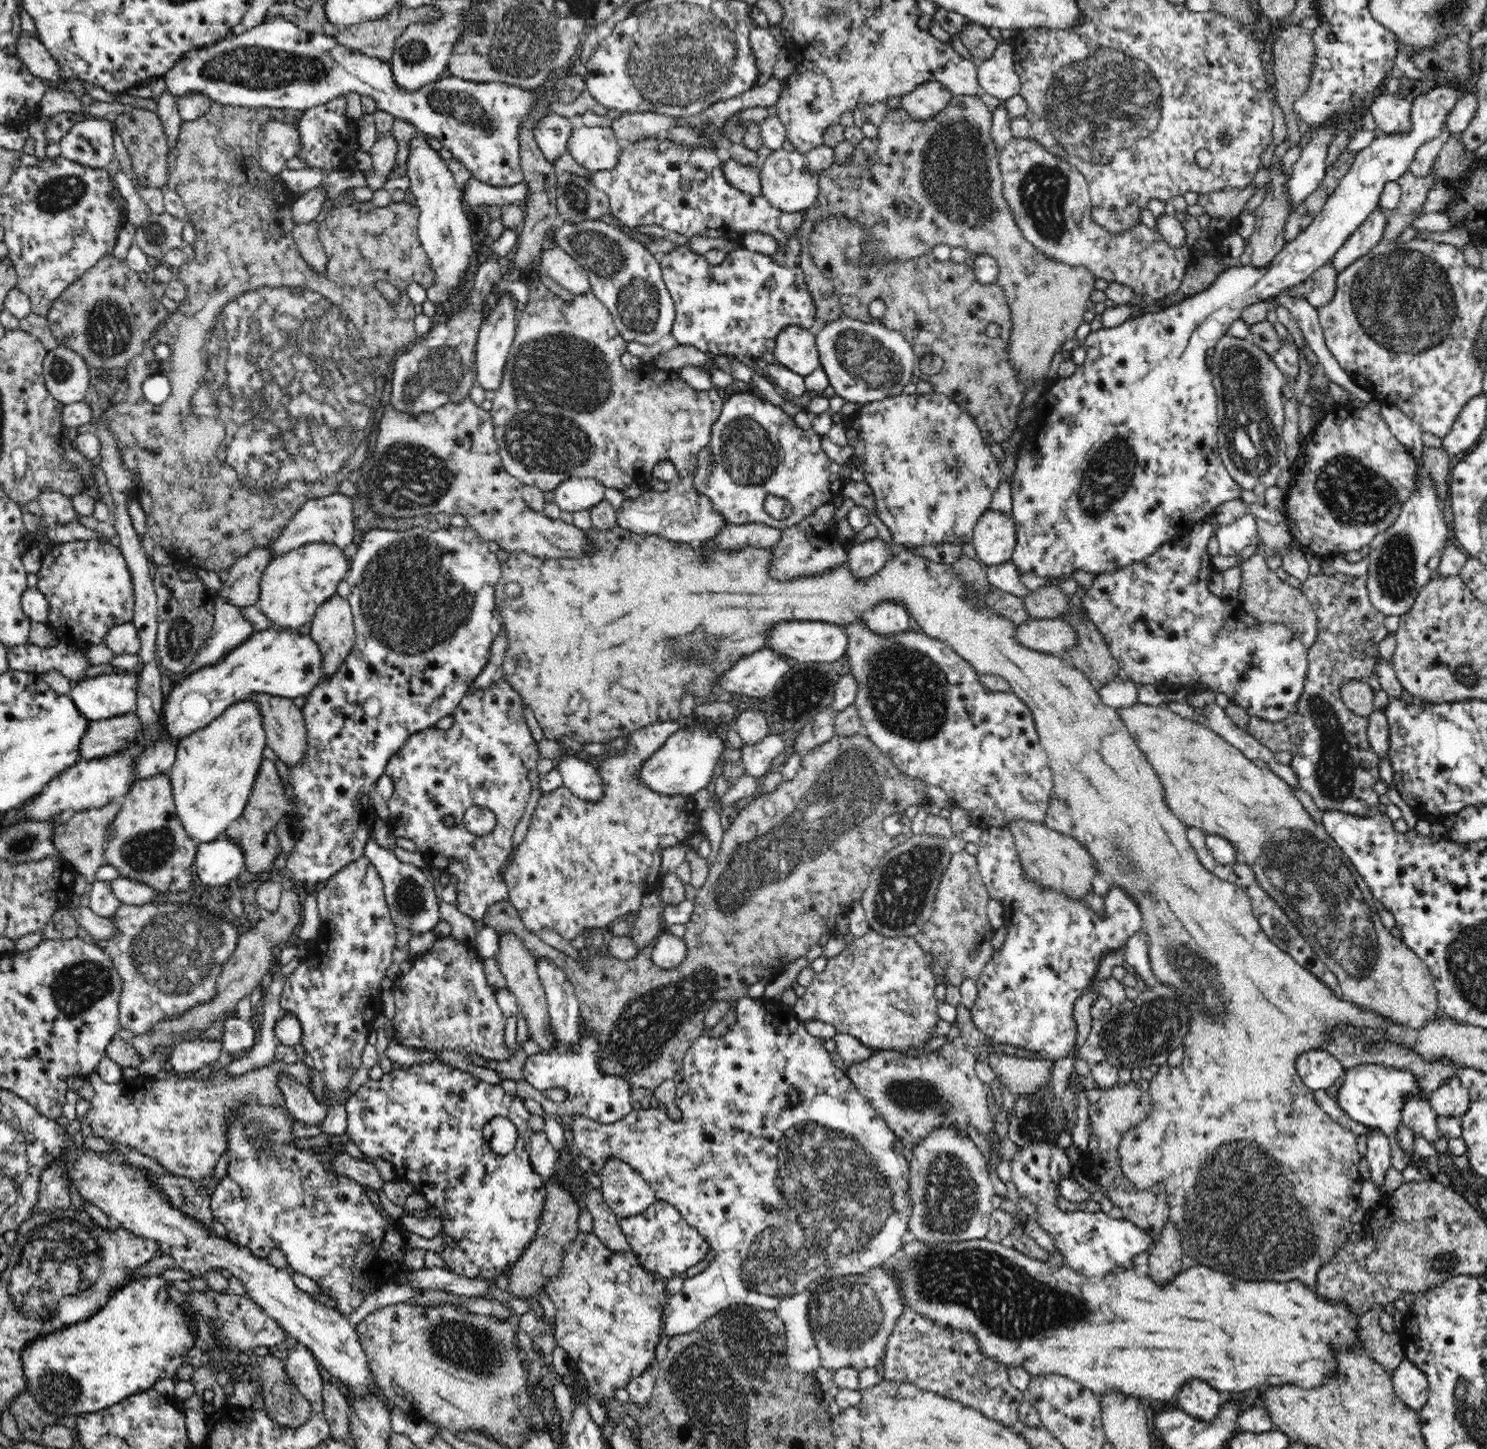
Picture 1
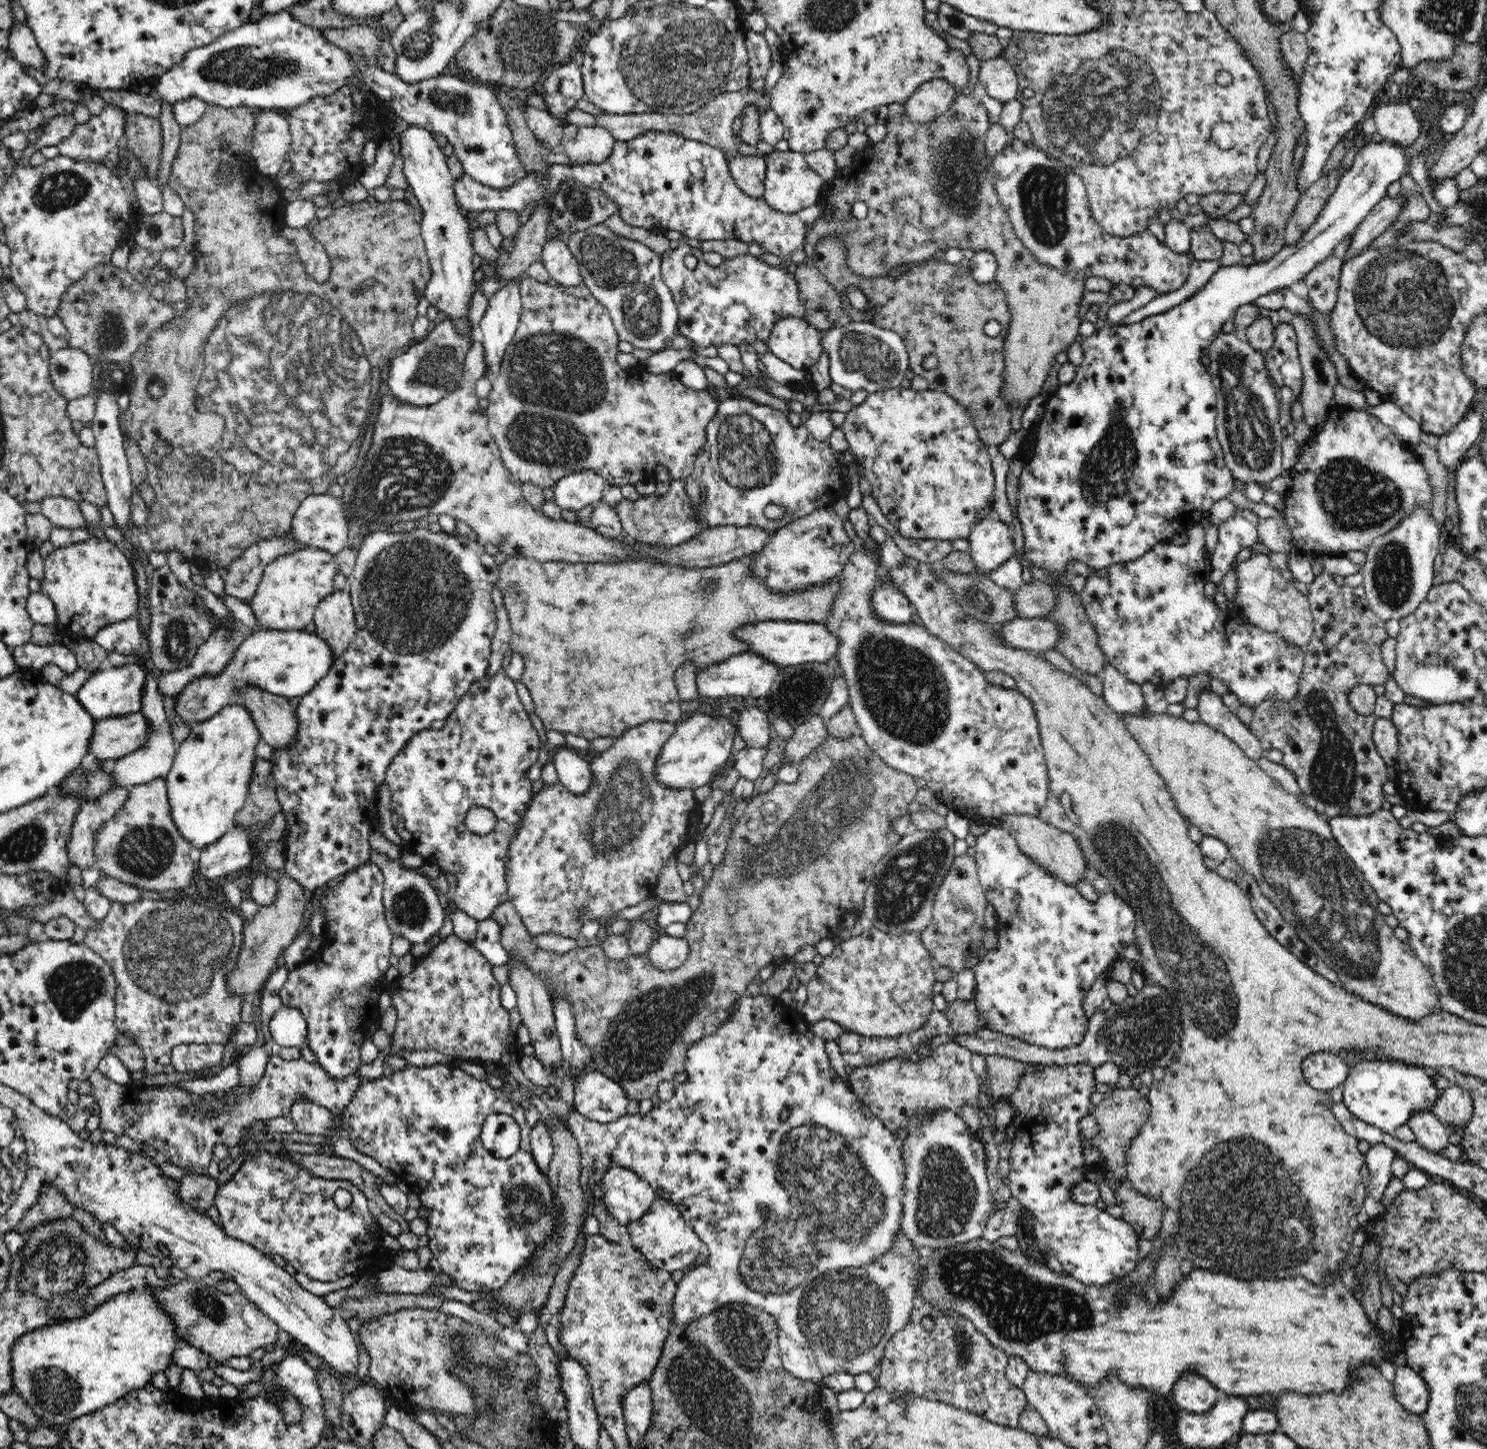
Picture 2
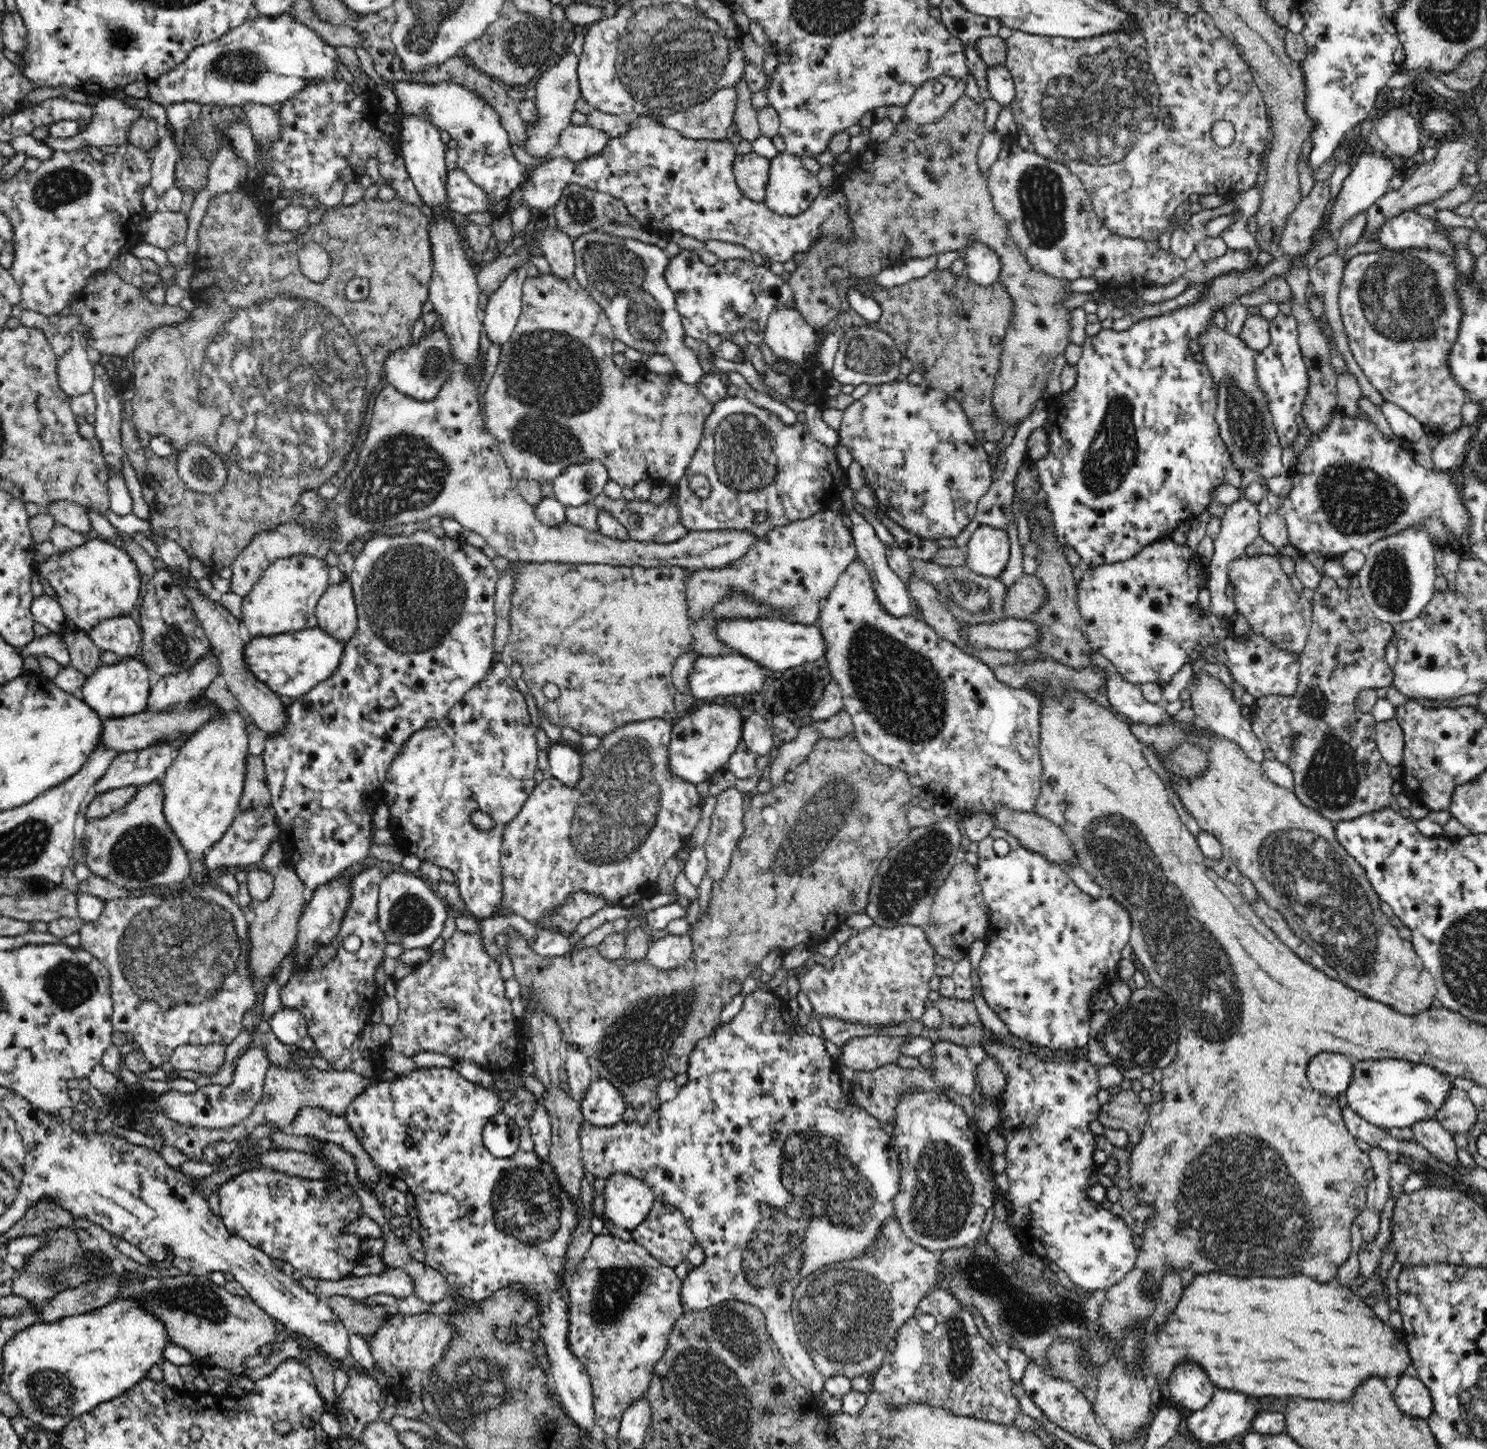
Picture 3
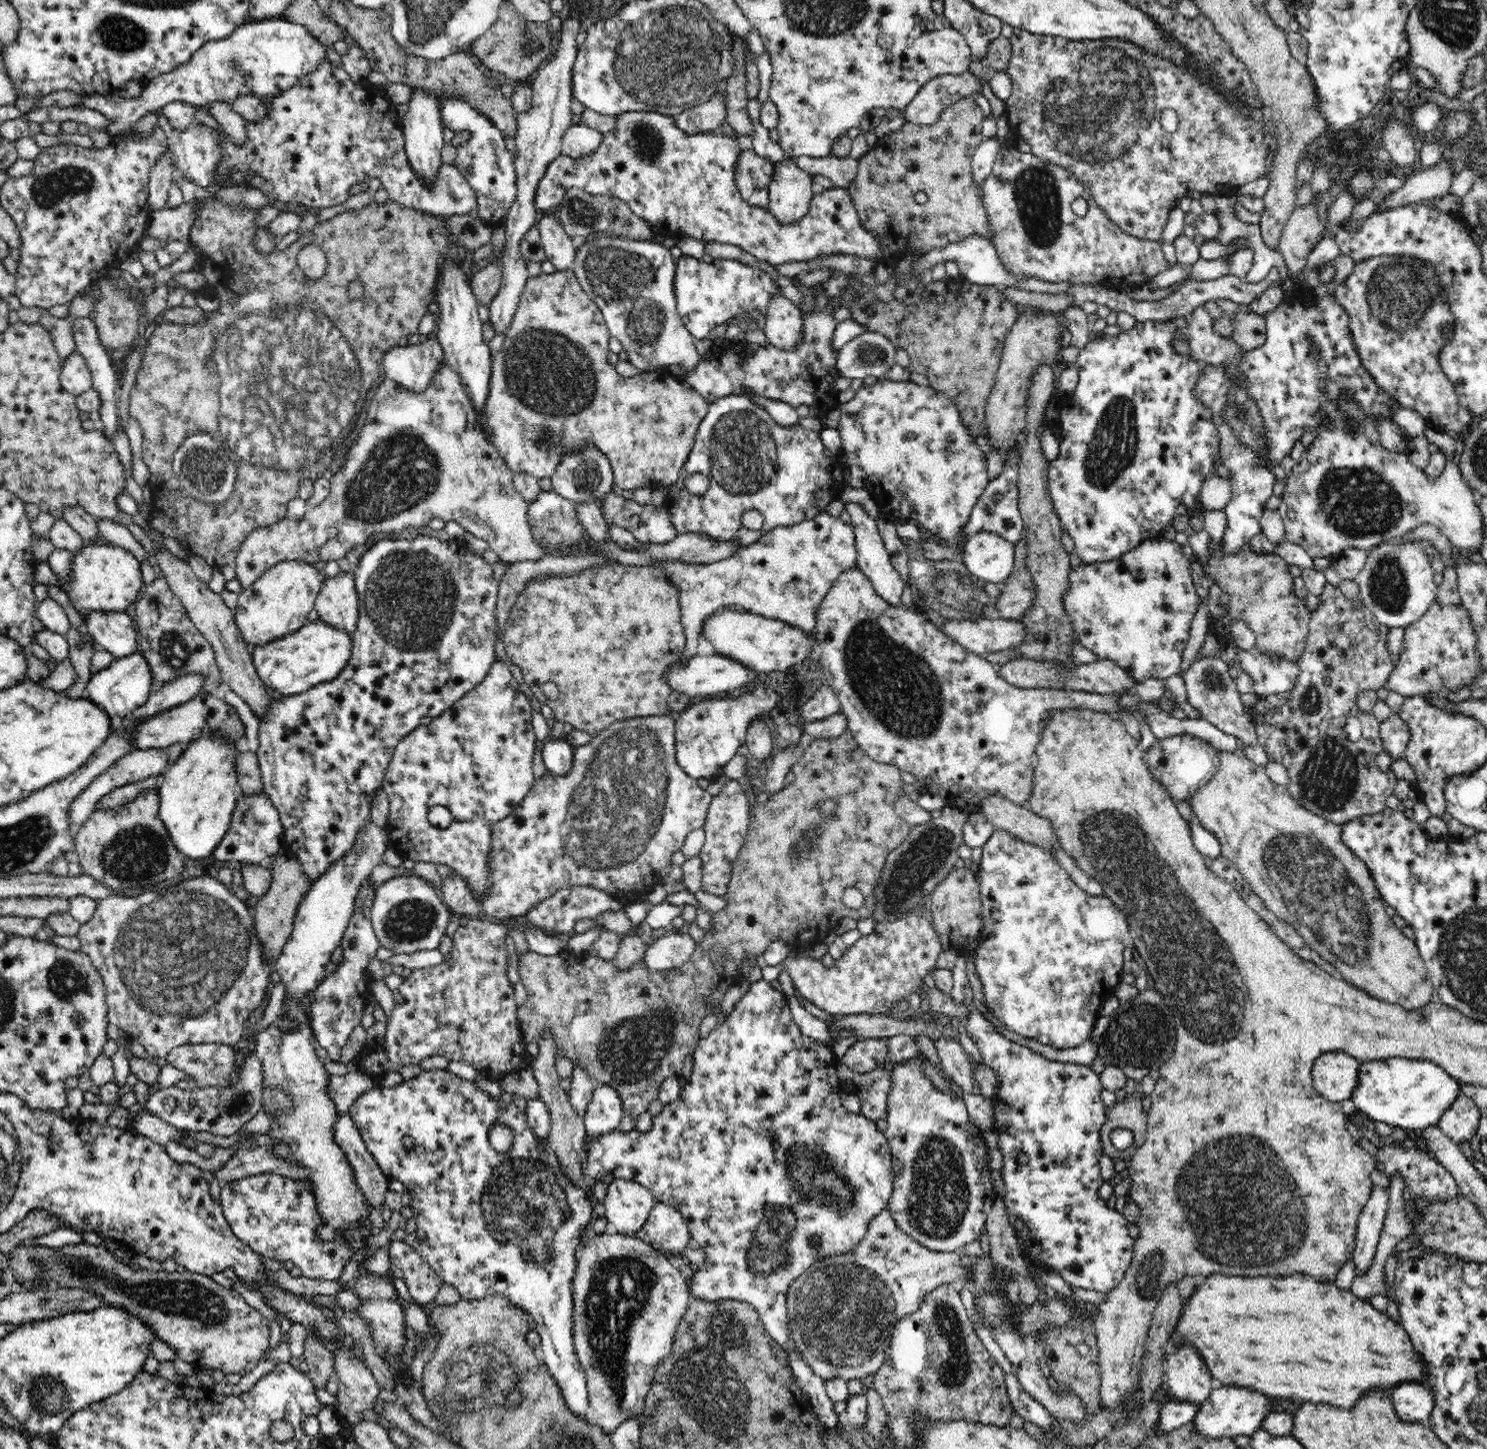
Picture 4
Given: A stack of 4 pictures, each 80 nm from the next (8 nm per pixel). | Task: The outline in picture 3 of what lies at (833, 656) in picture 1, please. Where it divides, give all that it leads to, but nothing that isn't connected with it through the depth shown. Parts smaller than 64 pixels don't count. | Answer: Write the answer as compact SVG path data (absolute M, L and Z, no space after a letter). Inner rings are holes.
M774 616L756 617L756 620L730 620L718 624L718 636L730 651L744 659L758 663L768 671L784 672L806 662L822 659L827 652L827 643L817 624L803 626L784 618Z

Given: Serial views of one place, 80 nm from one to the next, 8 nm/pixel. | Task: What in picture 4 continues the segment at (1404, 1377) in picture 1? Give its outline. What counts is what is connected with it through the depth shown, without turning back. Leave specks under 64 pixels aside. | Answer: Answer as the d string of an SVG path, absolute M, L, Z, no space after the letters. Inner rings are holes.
M1422 1383L1400 1384L1392 1392L1394 1410L1404 1422L1428 1422L1435 1403L1433 1393Z

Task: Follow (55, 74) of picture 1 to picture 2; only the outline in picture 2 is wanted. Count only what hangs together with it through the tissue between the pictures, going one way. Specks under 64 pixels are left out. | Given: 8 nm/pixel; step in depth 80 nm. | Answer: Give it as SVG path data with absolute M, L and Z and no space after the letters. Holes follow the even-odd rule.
M14 20L14 27L9 33L9 52L14 53L14 59L26 67L42 70L44 57L38 47L34 33L27 24Z

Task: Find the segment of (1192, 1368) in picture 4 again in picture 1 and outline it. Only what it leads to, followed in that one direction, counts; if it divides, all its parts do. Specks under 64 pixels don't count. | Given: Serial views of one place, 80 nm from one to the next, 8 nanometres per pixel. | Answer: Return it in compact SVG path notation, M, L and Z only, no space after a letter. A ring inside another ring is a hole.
M1192 1380L1190 1384L1182 1384L1180 1388L1182 1390L1175 1396L1178 1408L1202 1420L1214 1417L1224 1402L1224 1394L1202 1380Z

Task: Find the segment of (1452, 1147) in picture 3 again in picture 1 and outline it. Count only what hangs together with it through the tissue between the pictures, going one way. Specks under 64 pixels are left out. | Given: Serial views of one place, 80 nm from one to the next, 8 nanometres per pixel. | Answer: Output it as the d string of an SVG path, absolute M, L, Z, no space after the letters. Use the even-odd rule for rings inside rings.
M1408 1095L1401 1112L1402 1125L1420 1134L1431 1144L1440 1140L1437 1114L1429 1100L1420 1099L1416 1095Z

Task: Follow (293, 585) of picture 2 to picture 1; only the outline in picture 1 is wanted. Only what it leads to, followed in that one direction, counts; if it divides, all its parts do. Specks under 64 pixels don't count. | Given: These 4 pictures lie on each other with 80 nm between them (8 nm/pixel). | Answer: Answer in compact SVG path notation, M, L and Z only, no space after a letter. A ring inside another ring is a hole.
M304 544L279 558L272 559L265 568L256 606L277 628L298 628L310 622L323 601L337 594L337 586L347 578L351 568L343 550L330 544Z

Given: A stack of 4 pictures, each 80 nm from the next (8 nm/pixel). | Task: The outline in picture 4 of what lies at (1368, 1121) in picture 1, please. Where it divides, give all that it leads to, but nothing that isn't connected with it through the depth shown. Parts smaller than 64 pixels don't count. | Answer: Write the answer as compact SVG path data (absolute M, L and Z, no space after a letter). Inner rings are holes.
M1393 1057L1361 1062L1351 1100L1372 1121L1384 1122L1399 1131L1420 1132L1428 1126L1439 1126L1441 1116L1453 1106L1460 1092L1459 1080L1433 1061Z

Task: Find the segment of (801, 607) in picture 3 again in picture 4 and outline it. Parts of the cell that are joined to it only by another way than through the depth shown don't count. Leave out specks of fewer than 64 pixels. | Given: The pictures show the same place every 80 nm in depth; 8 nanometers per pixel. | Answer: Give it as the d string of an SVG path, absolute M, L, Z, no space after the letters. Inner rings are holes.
M826 511L818 514L812 520L806 520L792 526L777 527L764 534L757 542L741 548L732 557L712 562L712 564L690 564L682 560L656 560L651 566L662 567L671 577L674 588L679 589L680 618L686 637L685 650L679 658L684 664L700 650L702 623L714 612L726 608L748 610L754 614L781 620L792 627L806 632L806 635L816 637L816 610L826 593L830 591L836 580L857 562L855 532L851 524L845 524L840 518L830 516Z

